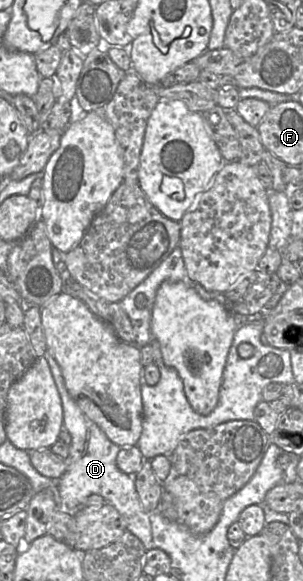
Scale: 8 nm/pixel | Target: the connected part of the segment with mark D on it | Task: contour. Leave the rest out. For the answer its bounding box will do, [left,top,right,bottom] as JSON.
[45,352,154,551]

